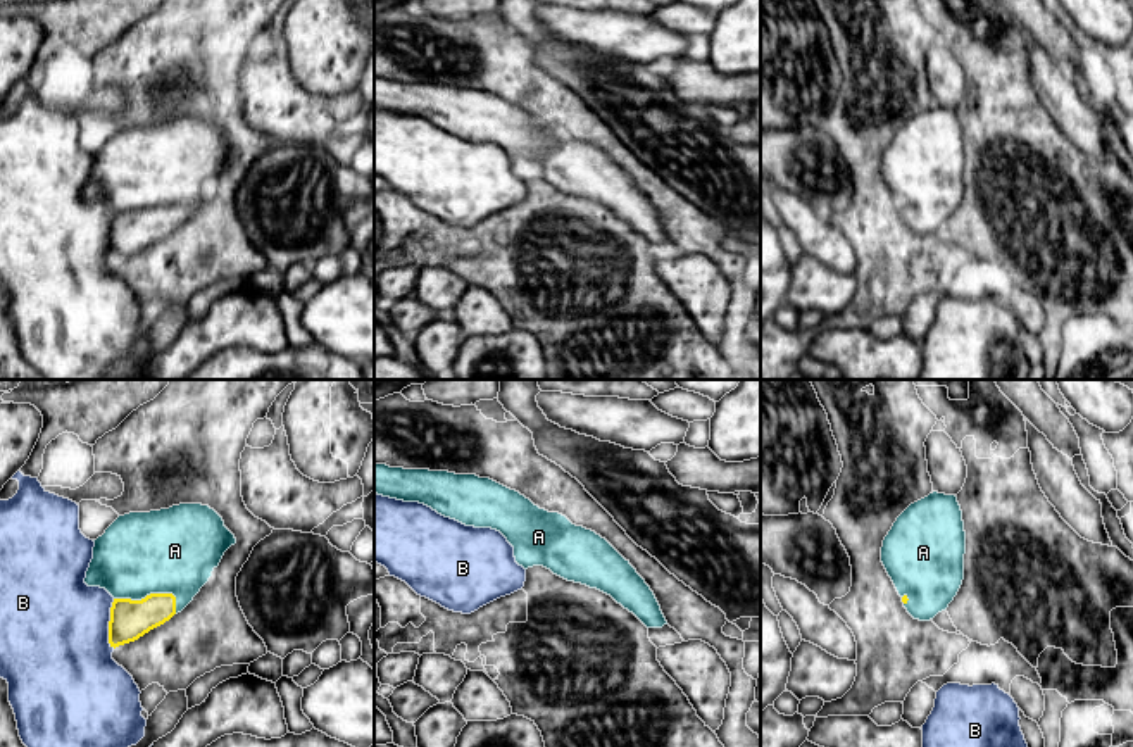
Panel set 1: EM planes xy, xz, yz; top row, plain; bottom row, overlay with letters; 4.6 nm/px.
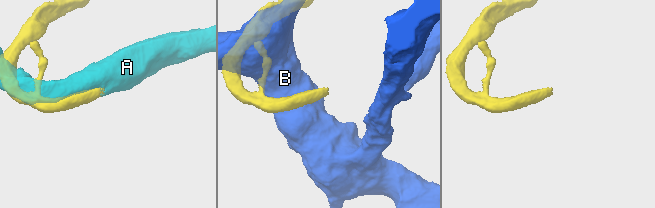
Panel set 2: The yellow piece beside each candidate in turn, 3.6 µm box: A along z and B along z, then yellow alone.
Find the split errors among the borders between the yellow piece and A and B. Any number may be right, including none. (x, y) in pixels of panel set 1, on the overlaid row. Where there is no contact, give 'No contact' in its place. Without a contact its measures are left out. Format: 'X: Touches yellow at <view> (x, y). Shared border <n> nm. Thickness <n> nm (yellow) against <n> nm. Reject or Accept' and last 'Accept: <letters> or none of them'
A: Touches yellow at xy (152, 594). Shared border 300 nm. Thickness 190 nm (yellow) against 400 nm. Accept
B: Touches yellow at xy (109, 623). Shared border 240 nm. Thickness 190 nm (yellow) against 500 nm. Reject
Accept: A

